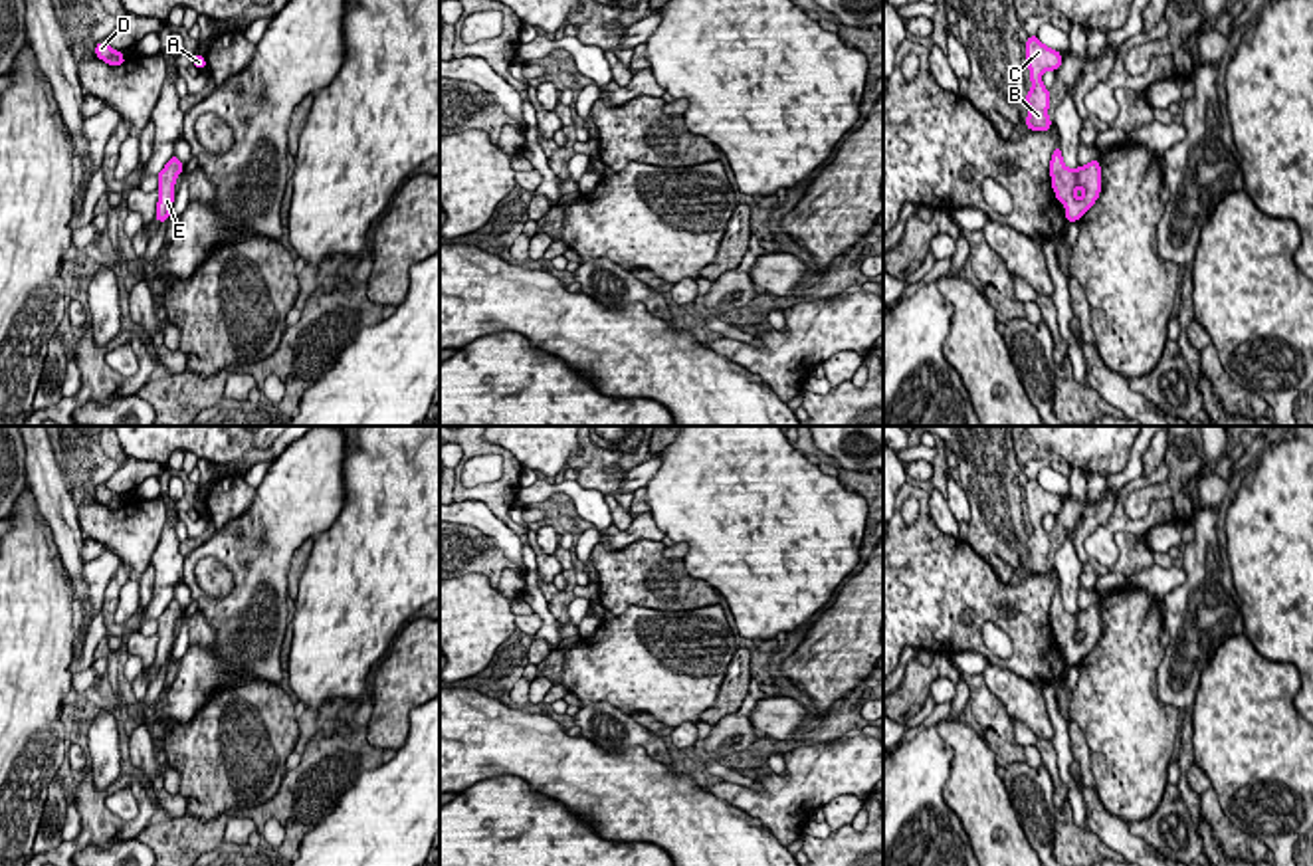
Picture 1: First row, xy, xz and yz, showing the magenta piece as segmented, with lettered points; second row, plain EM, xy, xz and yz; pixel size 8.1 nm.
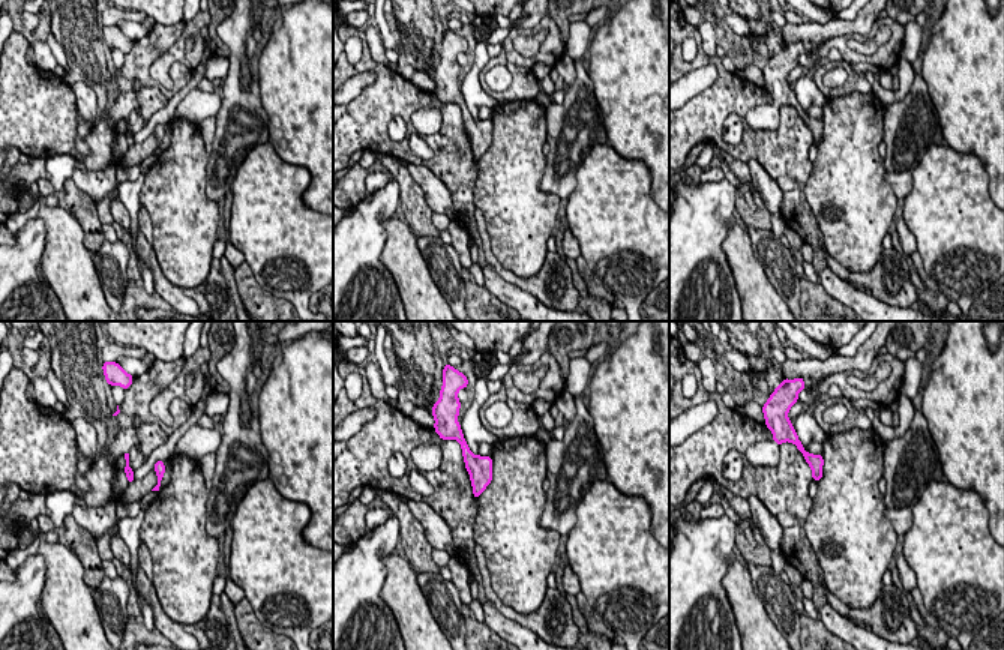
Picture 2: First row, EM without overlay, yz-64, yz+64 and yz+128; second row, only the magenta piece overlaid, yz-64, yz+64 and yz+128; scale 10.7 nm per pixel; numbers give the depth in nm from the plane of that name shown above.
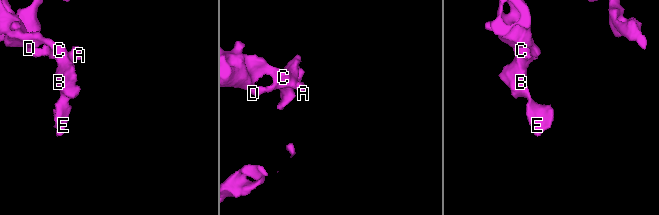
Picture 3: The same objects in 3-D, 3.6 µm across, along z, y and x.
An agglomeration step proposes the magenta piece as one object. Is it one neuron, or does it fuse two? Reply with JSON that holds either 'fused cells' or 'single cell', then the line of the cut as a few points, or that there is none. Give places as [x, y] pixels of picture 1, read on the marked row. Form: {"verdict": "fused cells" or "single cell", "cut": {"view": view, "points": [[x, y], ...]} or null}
{"verdict": "single cell", "cut": null}

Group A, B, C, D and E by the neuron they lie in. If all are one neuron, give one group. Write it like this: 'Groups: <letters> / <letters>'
Groups: A B C D E

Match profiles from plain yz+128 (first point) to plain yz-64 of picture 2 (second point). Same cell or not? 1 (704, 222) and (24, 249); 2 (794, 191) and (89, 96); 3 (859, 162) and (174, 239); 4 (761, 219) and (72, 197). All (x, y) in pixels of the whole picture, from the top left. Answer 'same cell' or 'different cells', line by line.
1: same cell
2: different cells
3: same cell
4: same cell

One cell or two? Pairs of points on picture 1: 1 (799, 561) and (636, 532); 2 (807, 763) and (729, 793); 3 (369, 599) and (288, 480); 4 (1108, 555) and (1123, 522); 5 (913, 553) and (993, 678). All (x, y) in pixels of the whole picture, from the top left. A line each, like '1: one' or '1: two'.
1: two
2: one
3: two
4: one
5: two

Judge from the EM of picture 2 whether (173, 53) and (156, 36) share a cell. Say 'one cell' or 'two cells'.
two cells

